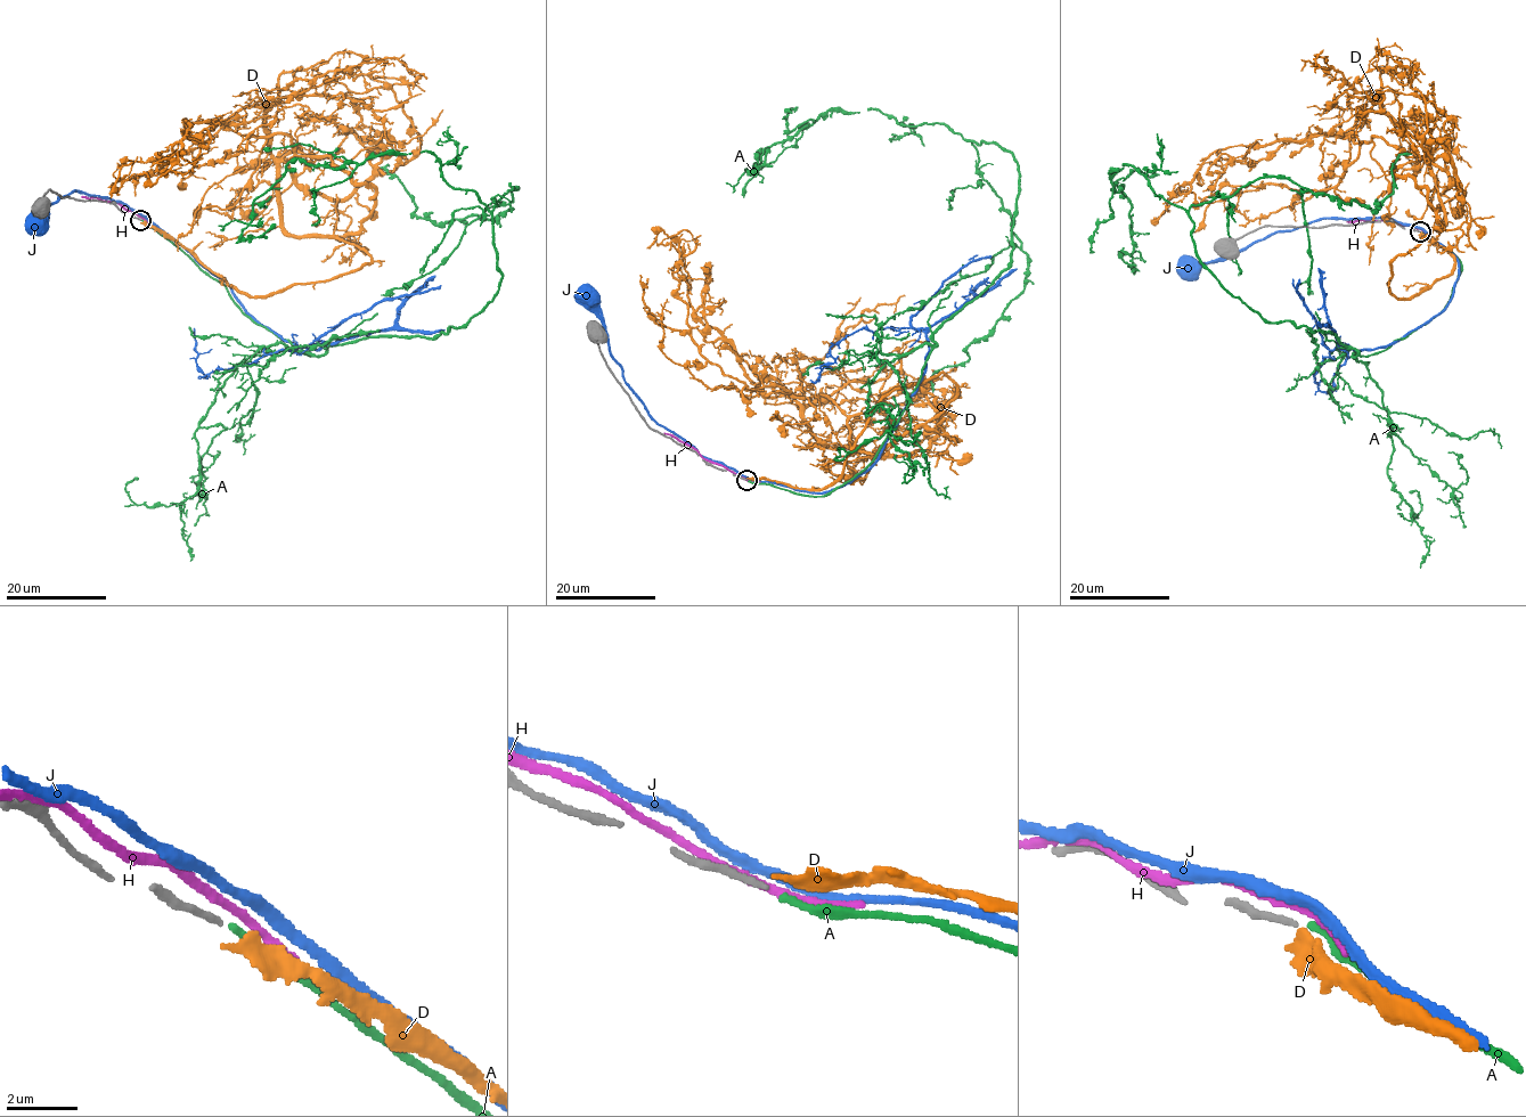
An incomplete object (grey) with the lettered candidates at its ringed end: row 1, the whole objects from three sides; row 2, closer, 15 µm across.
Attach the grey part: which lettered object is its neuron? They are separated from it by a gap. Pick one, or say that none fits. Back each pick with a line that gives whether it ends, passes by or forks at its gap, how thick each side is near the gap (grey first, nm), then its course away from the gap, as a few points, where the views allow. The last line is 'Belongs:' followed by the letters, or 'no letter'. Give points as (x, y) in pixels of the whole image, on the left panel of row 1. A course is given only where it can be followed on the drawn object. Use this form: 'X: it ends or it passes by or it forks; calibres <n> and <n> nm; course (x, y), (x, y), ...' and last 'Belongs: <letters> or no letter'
A: it ends; calibres 170 and 180 nm; course (143, 220), (311, 356), (447, 333), (502, 275), (486, 204), (432, 153), (293, 160), (243, 236), (276, 223)
Belongs: A

